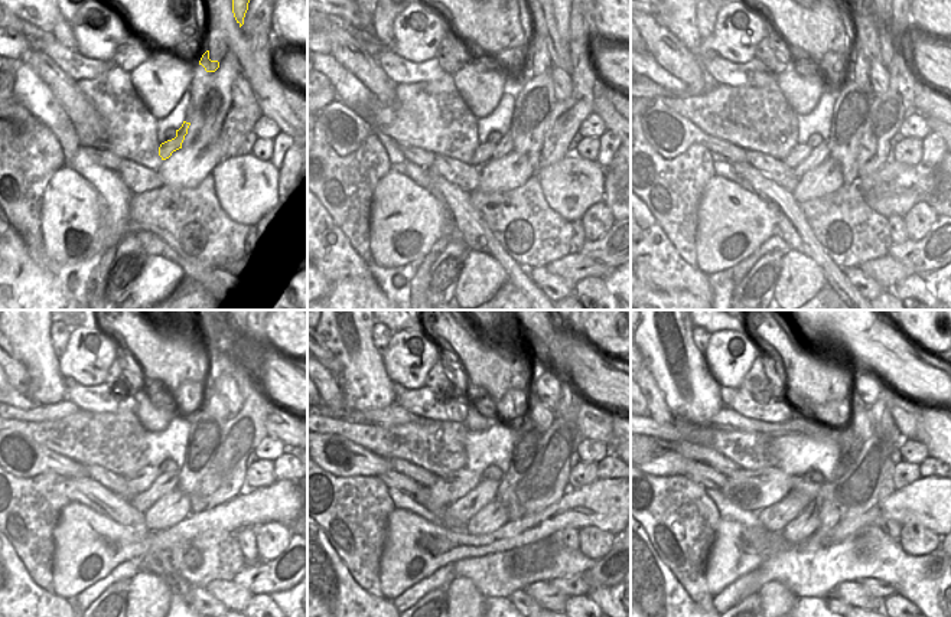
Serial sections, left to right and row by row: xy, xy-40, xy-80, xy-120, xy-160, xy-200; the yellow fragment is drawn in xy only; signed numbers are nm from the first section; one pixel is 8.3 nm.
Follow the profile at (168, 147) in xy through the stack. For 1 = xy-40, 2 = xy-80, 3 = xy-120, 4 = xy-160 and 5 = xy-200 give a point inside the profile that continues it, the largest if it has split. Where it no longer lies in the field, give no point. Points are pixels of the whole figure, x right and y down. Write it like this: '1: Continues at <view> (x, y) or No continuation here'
1: Continues at xy-40 (484, 153)
2: Continues at xy-80 (800, 153)
3: Continues at xy-120 (142, 480)
4: Continues at xy-160 (448, 489)
5: Continues at xy-200 (755, 490)

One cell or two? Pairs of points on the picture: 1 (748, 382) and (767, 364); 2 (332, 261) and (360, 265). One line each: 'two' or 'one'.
1: one
2: one

